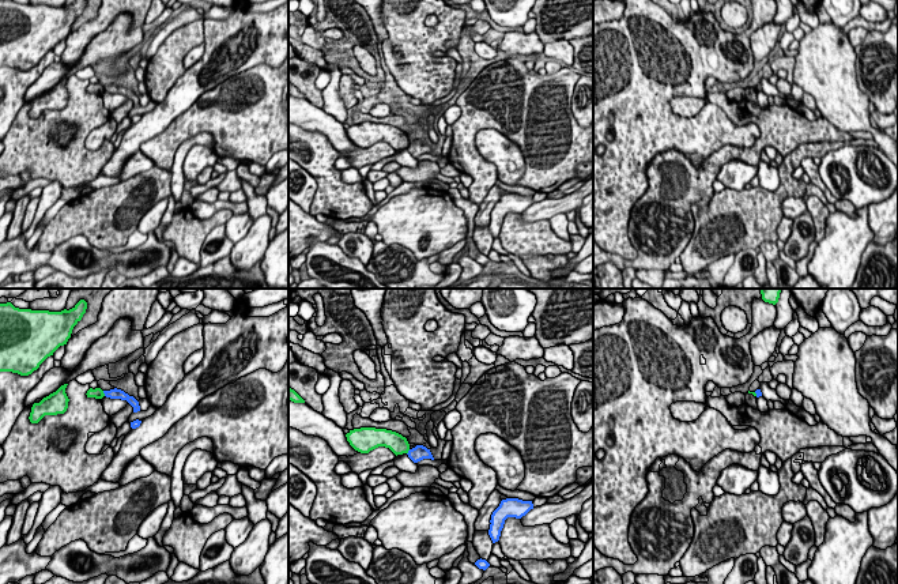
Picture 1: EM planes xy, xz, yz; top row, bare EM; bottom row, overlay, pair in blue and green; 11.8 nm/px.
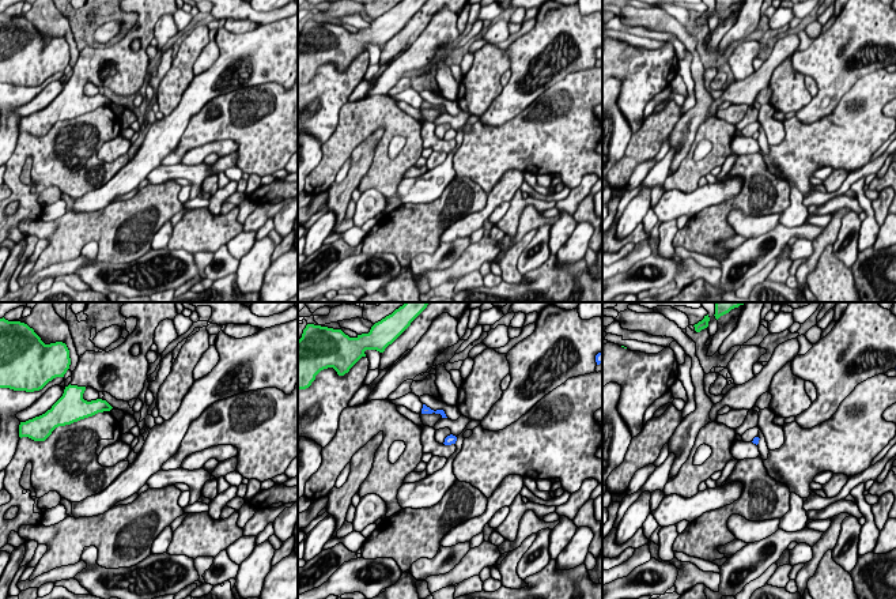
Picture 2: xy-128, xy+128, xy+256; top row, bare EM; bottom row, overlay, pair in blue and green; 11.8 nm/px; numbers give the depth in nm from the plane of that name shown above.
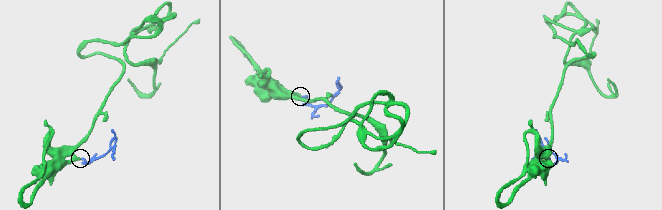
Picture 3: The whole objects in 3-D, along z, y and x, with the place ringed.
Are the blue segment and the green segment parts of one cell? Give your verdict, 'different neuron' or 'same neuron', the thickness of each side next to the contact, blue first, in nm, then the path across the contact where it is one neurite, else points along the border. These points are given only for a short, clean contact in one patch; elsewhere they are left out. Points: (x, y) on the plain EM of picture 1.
different neuron | 130/130 nm | along xy (102, 86), (105, 90)

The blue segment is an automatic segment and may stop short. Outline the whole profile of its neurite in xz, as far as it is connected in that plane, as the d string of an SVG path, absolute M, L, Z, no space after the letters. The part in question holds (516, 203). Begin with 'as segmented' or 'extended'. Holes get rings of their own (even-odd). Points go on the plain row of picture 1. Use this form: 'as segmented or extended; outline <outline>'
as segmented; outline M518 193L502 195L499 201L493 207L490 215L491 219L490 219L488 230L493 238L499 236L501 226L508 212L521 214L531 204L533 204L532 196L522 196Z

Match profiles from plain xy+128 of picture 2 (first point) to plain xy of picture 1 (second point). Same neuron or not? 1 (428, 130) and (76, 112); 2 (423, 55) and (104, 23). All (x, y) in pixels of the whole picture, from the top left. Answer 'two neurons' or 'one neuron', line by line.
1: two neurons
2: two neurons

